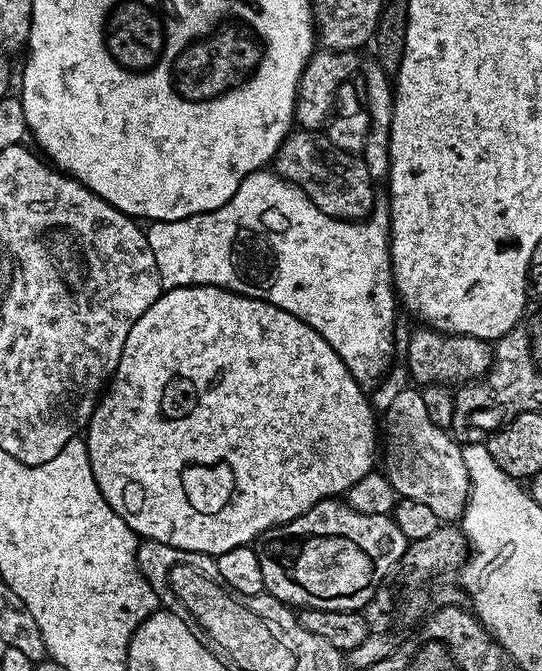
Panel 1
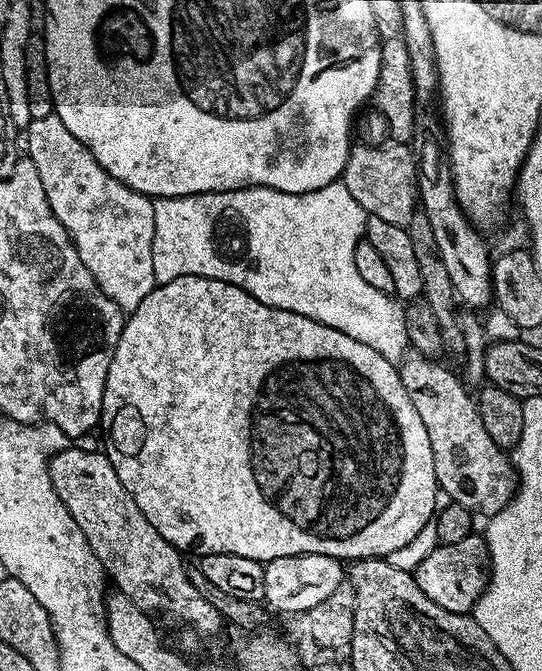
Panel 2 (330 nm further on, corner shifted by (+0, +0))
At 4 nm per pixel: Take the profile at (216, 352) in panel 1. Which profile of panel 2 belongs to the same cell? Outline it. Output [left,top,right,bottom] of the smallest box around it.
[100,276,438,562]

